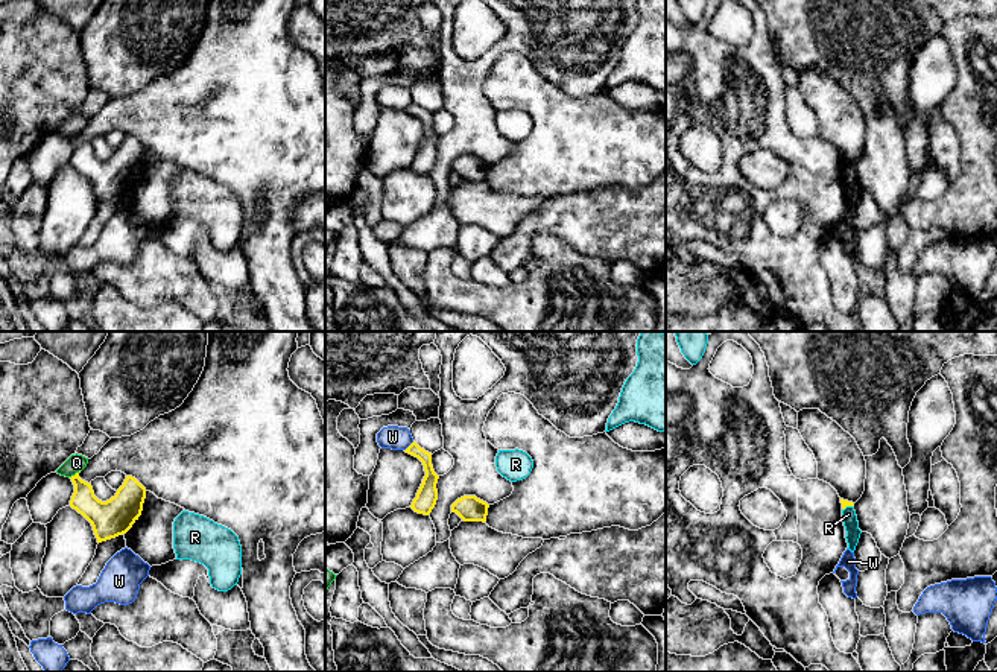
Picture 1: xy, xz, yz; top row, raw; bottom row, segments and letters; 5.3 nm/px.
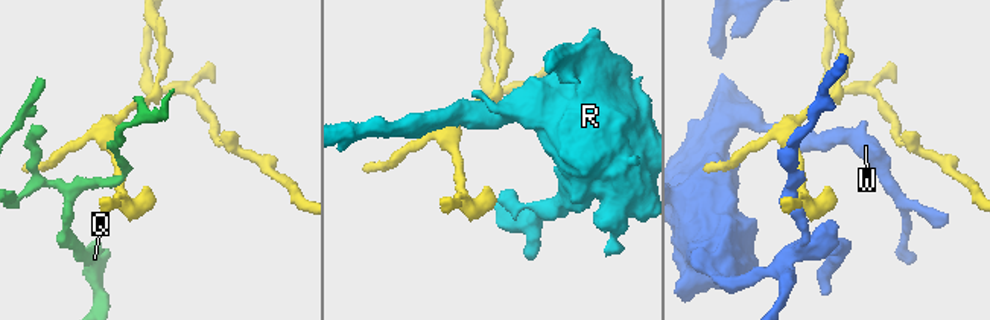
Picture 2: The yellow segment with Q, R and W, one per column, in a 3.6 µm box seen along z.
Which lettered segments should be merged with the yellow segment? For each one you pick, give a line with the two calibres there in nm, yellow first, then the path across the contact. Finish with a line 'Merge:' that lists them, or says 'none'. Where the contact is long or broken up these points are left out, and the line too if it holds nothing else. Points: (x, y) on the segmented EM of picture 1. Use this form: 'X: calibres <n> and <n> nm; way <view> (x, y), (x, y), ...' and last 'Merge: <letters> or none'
Merge: none

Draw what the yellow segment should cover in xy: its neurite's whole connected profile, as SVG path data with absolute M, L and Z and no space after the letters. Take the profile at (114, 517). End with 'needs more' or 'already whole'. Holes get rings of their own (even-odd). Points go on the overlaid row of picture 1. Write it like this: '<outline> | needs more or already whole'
M79 473L70 479L74 485L70 506L91 523L97 543L126 534L141 515L146 488L135 477L126 476L106 502L94 496L91 483L82 480Z | already whole

